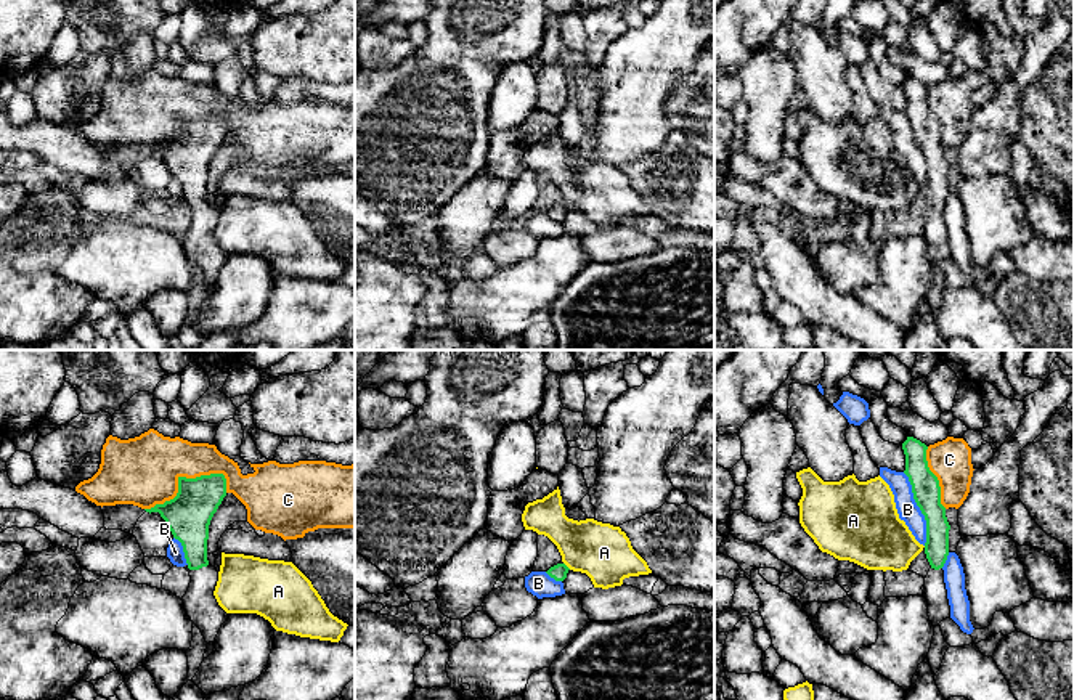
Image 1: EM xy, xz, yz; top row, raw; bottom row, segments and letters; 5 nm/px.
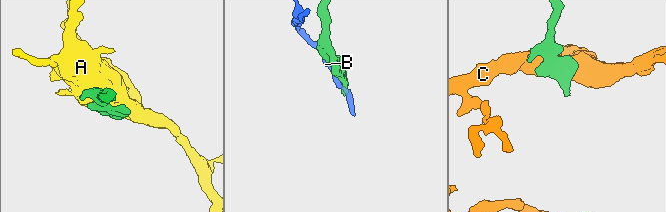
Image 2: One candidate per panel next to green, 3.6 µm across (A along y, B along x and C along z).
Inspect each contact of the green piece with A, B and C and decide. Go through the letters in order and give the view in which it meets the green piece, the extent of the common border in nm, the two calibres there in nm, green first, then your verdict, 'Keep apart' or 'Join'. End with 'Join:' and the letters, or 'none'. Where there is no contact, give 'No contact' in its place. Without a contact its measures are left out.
A: Touches green in xz. Shared border 50 nm. Thickness 80 nm (green) against 280 nm. Keep apart
B: Touches green in yz. Shared border 380 nm. Thickness 140 nm (green) against 110 nm. Keep apart
C: Touches green in xy. Shared border 440 nm. Thickness 220 nm (green) against 340 nm. Keep apart
Join: none

